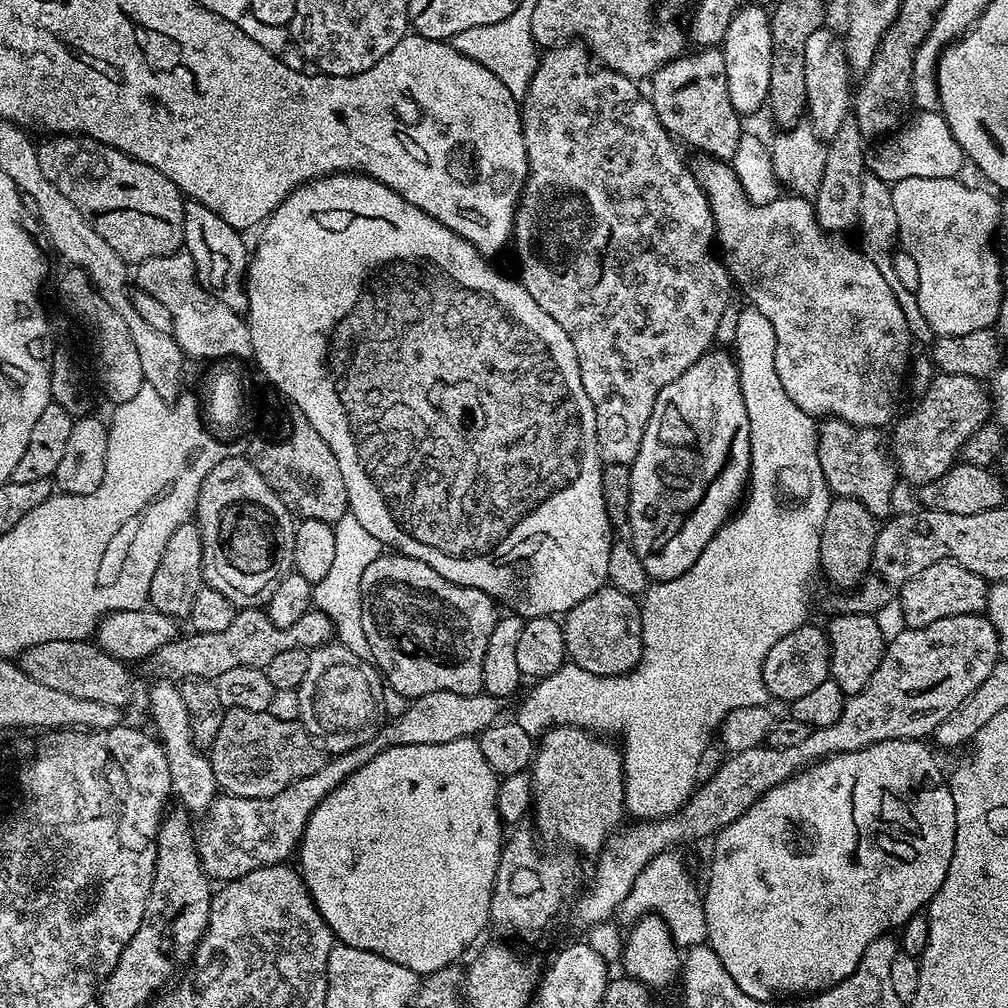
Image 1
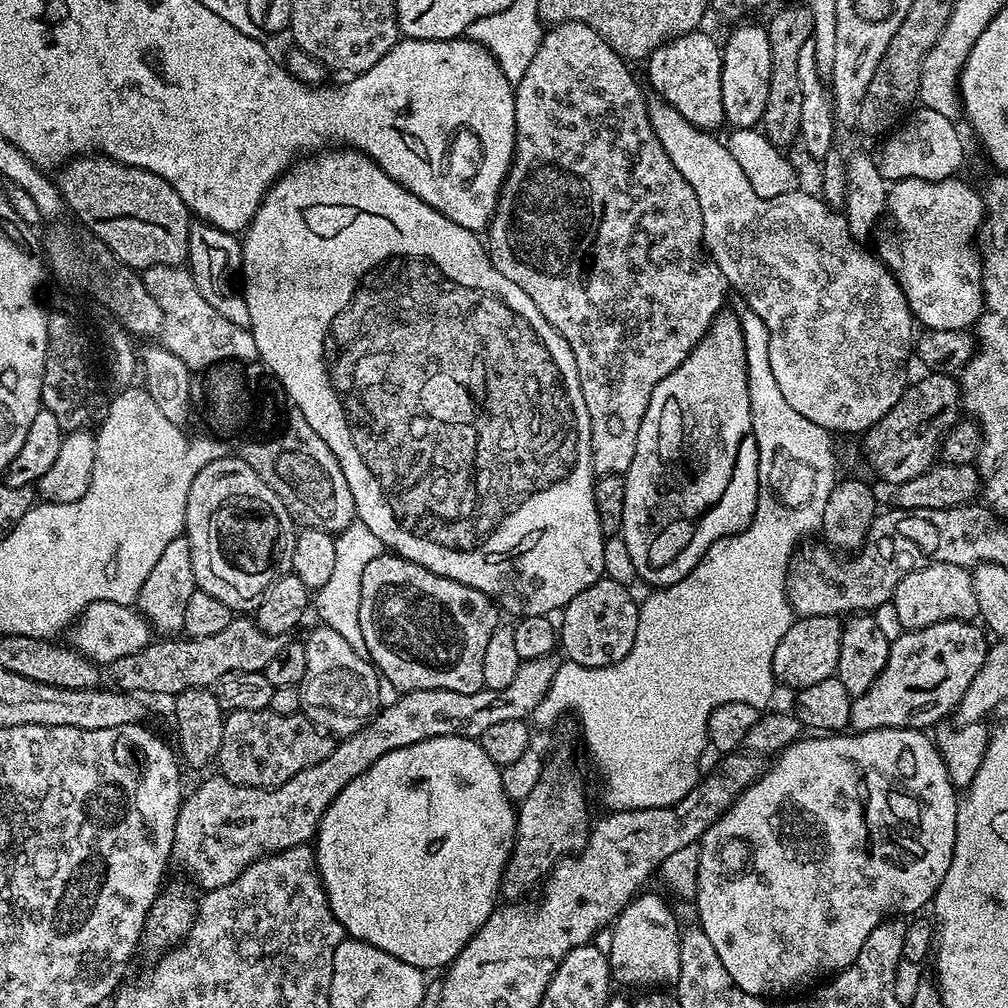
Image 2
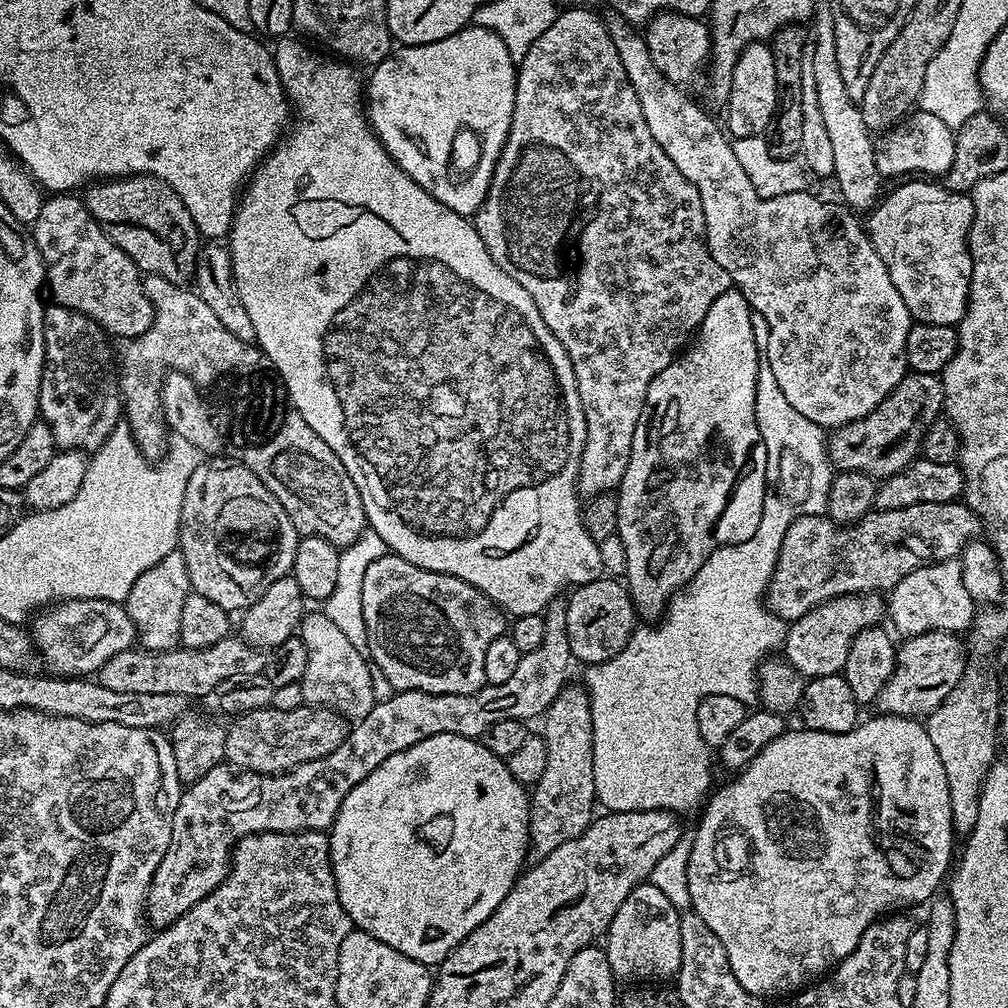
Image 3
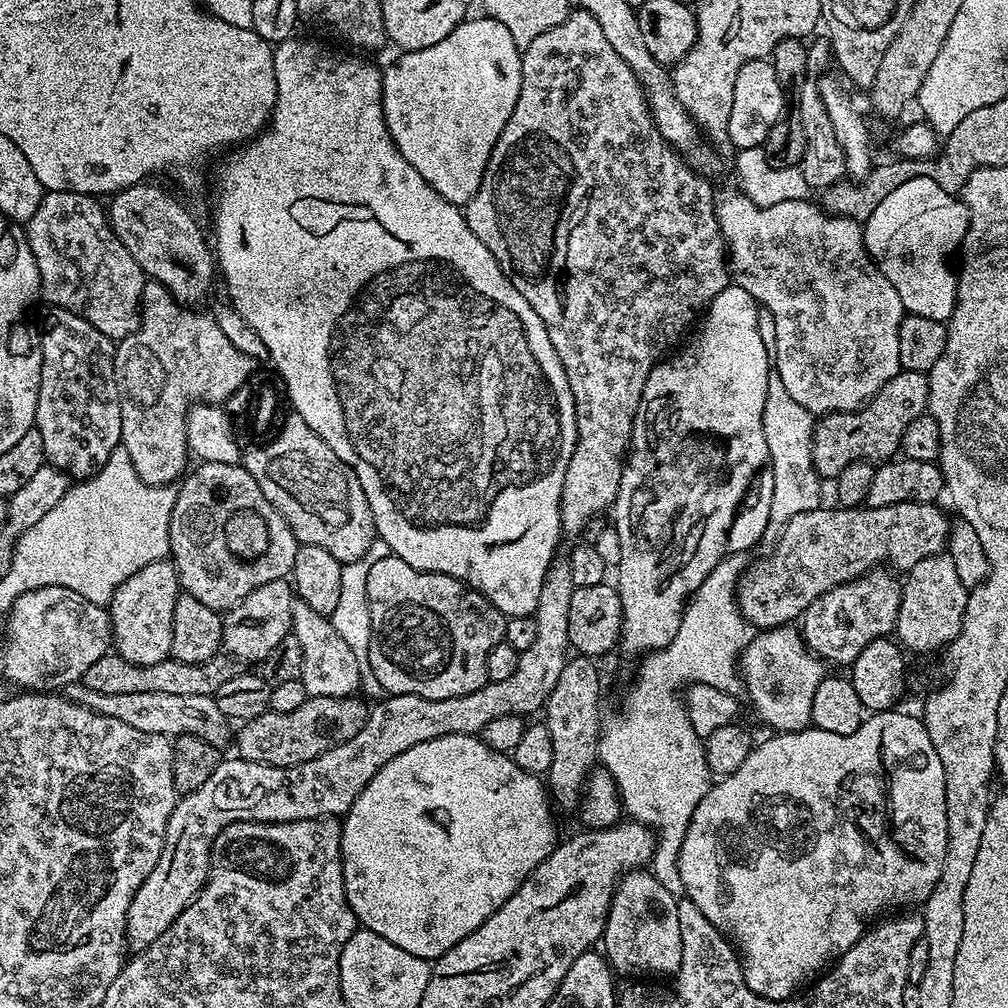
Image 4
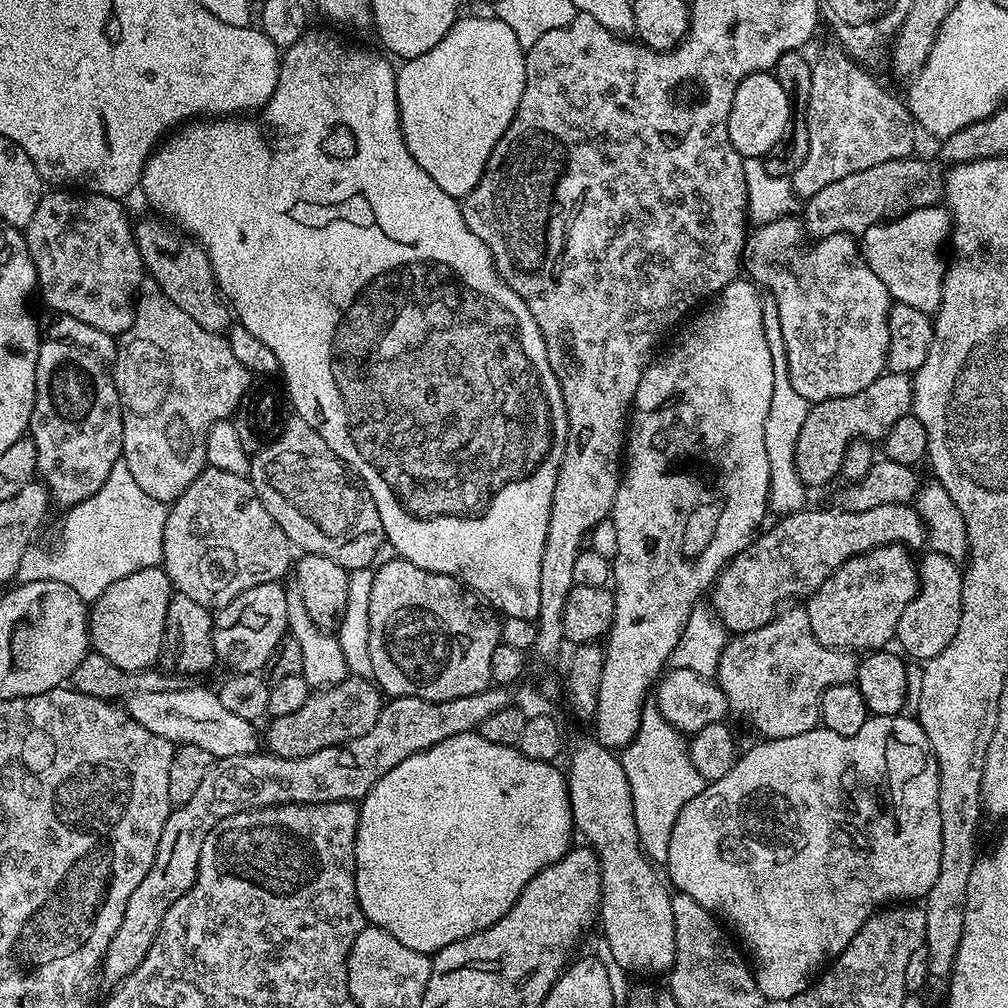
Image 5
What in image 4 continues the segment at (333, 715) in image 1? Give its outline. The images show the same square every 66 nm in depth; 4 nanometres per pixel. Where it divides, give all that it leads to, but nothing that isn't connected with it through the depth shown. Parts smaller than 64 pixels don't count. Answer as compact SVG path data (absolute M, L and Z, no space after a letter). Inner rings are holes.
M296 598L292 602L292 630L290 633L298 638L302 645L302 674L300 680L306 686L308 696L318 698L342 698L355 696L361 691L360 666L362 661L356 657L354 650L346 646L346 641L334 630L331 619L320 616L305 600Z

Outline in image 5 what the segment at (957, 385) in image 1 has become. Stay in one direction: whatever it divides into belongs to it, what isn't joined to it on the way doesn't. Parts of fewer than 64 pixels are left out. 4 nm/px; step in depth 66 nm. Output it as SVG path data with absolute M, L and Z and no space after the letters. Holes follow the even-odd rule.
M885 371L866 390L846 398L830 398L809 407L806 422L798 434L794 462L802 482L809 489L820 488L840 476L842 458L853 440L883 441L898 418L912 411L912 376Z

